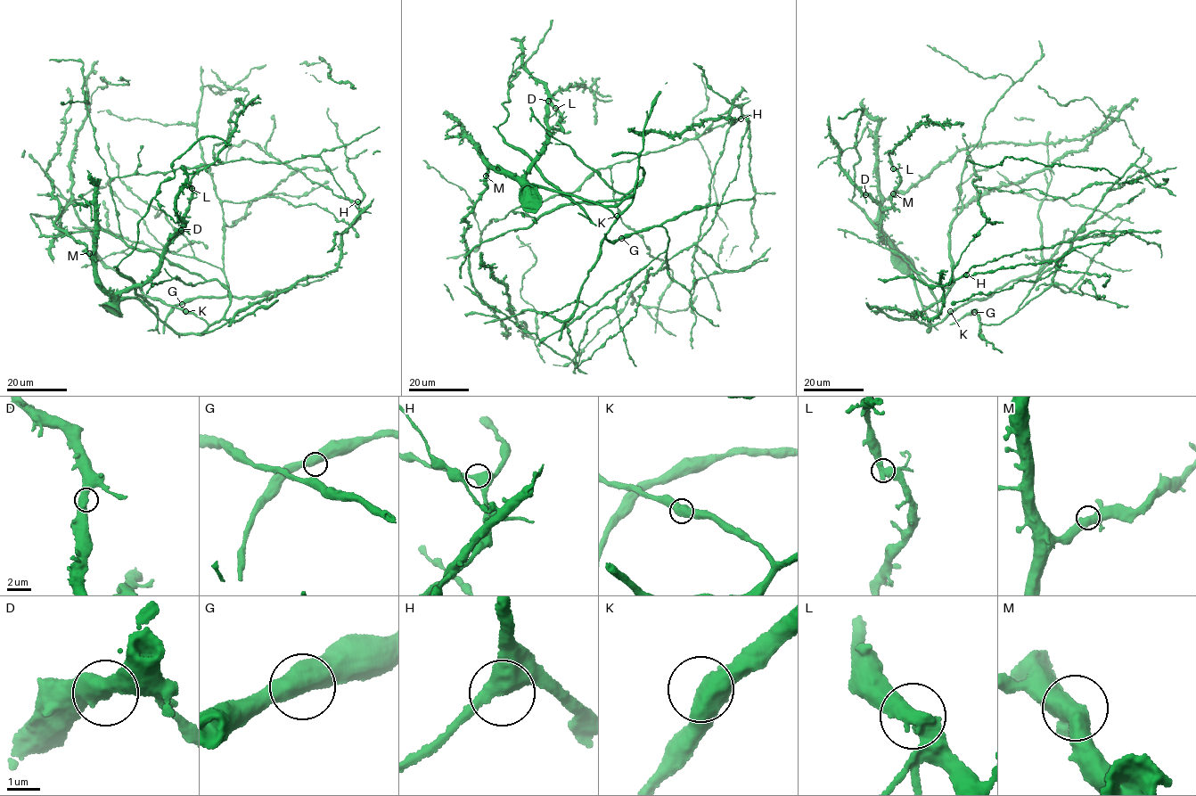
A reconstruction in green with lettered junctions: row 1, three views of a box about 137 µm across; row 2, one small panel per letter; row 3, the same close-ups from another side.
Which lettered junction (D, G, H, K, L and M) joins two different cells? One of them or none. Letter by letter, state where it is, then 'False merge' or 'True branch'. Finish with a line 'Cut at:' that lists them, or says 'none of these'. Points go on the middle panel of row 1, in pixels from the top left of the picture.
D: Place: (548, 101). True branch
G: Place: (621, 238). True branch
H: Place: (741, 118). True branch
K: Place: (617, 216). True branch
L: Place: (555, 108). True branch
M: Place: (486, 176). True branch
Cut at: none of these

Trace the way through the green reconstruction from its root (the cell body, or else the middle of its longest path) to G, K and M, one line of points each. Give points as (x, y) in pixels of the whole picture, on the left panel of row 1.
G: (113, 307), (225, 315), (110, 183), (219, 164), (245, 88), (197, 120), (229, 291), (182, 304)
K: (113, 307), (122, 299), (136, 299), (176, 332), (197, 333), (208, 326), (203, 318), (185, 311)
M: (113, 307), (109, 291), (100, 284), (95, 264), (89, 253)

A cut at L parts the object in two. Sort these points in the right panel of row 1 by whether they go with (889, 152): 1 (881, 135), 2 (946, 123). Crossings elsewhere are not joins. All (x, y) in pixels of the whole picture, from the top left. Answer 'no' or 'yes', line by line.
1: no
2: yes

